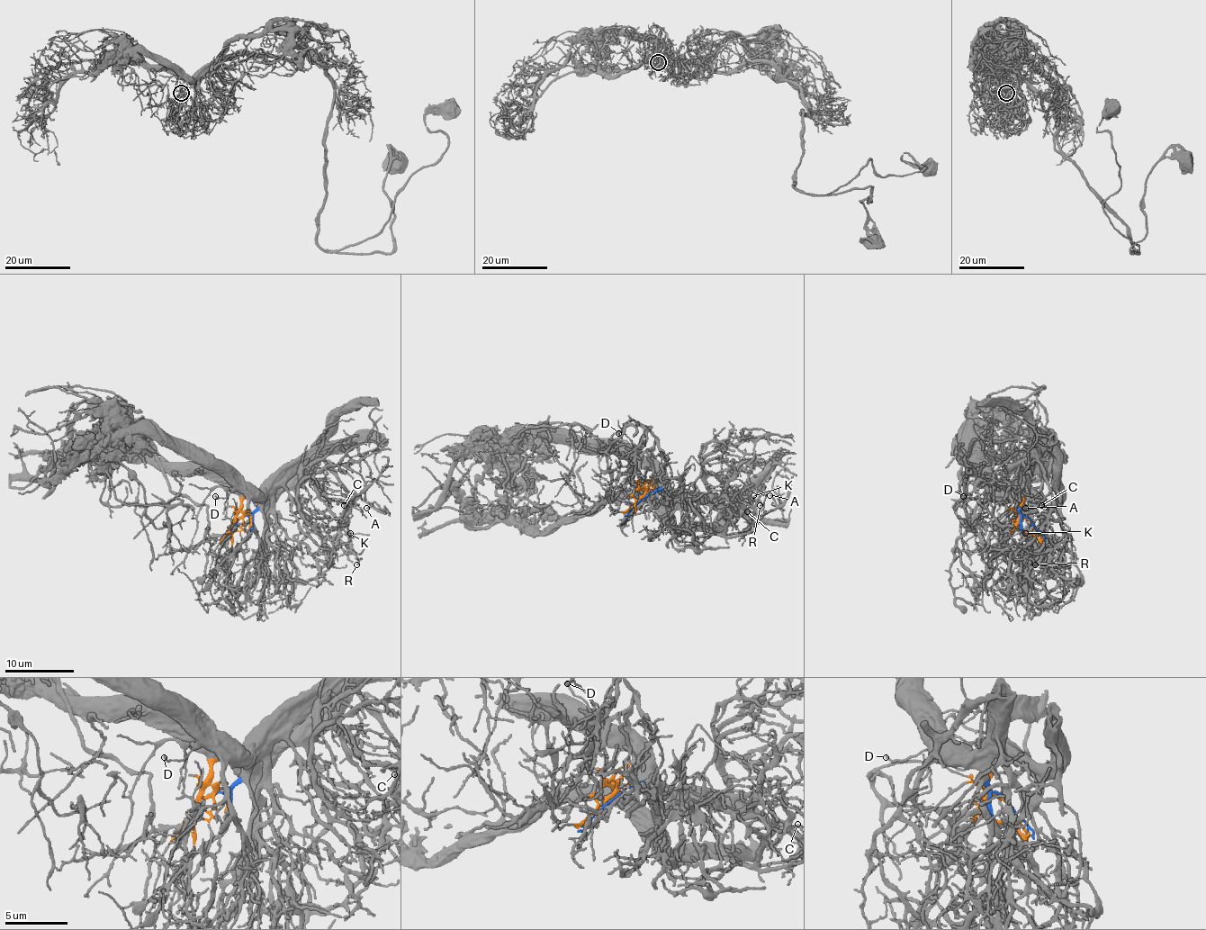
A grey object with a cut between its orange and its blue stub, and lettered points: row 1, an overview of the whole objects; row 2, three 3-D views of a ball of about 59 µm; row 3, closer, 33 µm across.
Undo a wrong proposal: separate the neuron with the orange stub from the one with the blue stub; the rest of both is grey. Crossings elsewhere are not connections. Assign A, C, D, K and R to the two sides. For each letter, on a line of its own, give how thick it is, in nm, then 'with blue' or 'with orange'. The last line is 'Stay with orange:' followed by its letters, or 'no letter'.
A: 150 nm thick; with blue
C: 110 nm thick; with blue
D: 150 nm thick; with blue
K: 150 nm thick; with blue
R: 170 nm thick; with blue
Stay with orange: no letter

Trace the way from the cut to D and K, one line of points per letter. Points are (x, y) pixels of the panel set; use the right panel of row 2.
D: (1030, 521), (1021, 517), (1020, 508), (1003, 492), (986, 491), (973, 497), (962, 495)
K: (1030, 521), (1021, 517), (1020, 501), (1036, 459), (1049, 485), (1053, 511), (1039, 530), (1030, 536), (1025, 534)

